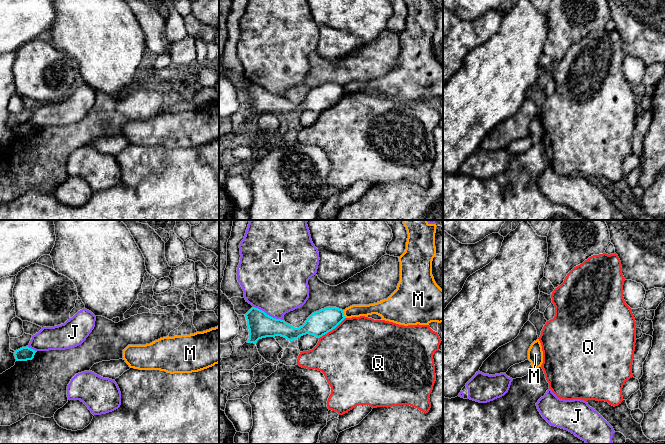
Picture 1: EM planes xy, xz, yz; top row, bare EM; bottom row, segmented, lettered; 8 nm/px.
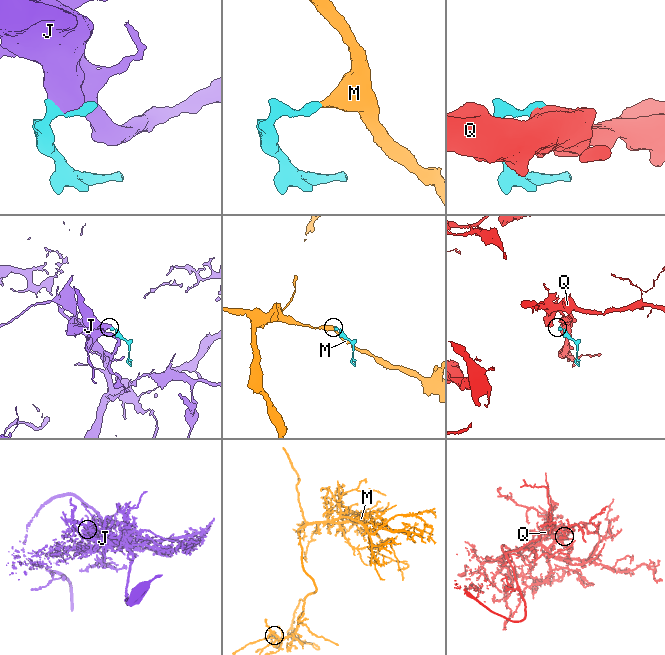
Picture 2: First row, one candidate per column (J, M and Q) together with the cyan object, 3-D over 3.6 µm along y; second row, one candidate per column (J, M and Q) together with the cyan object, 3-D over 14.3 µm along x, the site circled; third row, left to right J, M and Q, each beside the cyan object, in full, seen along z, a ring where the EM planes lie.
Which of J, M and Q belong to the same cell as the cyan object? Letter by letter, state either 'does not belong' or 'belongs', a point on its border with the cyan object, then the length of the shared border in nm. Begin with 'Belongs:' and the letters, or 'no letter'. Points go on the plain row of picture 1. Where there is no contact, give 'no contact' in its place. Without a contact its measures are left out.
Belongs: no letter
J: does not belong | xz (268, 91) | 280 nm
M: does not belong | xz (343, 90) | 70 nm
Q: does not belong | xz (332, 105) | 280 nm

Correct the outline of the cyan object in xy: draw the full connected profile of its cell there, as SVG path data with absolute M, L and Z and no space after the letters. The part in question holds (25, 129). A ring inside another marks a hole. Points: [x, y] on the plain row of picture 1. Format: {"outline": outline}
{"outline": "M26 122L16 126L14 132L16 137L27 137L32 136L36 128L37 127Z"}

